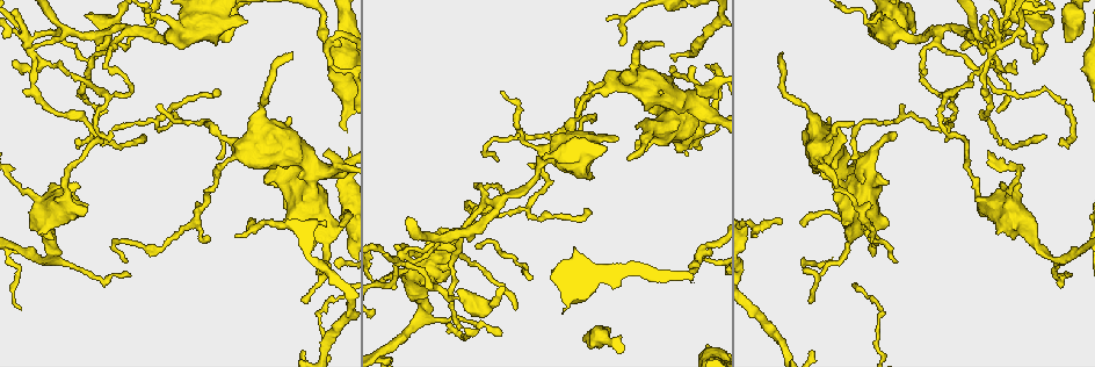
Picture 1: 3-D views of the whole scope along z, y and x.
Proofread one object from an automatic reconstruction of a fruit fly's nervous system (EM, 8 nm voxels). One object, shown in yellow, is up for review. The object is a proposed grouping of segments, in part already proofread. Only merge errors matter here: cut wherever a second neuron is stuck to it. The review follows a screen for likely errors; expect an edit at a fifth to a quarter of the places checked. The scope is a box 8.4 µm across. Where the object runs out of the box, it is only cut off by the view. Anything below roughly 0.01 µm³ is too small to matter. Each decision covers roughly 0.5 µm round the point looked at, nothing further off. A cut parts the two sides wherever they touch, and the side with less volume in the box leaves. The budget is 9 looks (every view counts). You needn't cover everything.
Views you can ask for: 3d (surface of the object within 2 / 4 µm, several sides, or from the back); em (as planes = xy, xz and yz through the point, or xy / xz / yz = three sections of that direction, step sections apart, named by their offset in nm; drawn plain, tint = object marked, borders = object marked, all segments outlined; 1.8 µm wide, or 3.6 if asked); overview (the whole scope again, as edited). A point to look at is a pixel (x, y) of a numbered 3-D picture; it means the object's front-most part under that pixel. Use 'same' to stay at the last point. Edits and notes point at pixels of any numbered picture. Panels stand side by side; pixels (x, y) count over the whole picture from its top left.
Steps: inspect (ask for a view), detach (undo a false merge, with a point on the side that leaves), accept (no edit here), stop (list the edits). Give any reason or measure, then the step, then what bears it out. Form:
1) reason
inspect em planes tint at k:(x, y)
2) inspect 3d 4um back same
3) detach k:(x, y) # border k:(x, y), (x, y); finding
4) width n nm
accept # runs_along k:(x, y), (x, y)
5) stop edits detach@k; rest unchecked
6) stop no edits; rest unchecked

three-way junction
inspect em 3.6um planes tint at 1:(992, 43)

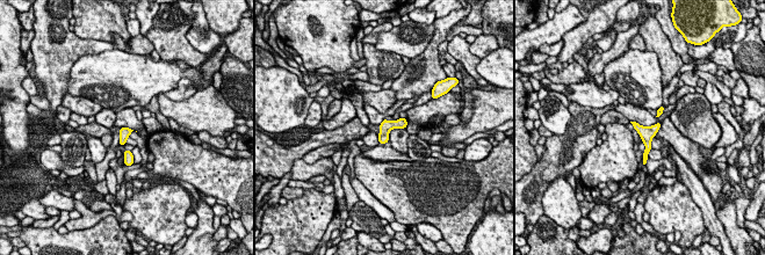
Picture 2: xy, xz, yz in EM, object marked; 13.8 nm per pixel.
accept # continuous, no second neuron

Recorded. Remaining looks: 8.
arms run side by side
inspect 3d 4um at 1:(124, 32)

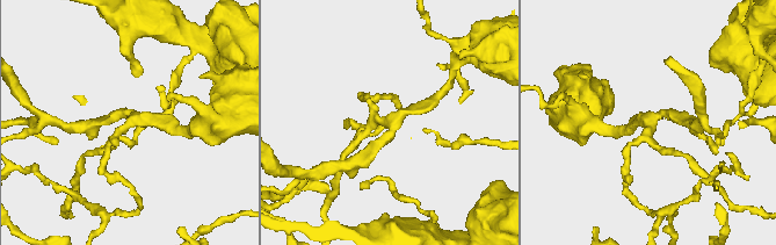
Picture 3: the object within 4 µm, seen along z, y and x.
arms 4
inspect em xz step 8 tint at 3:(650, 119)

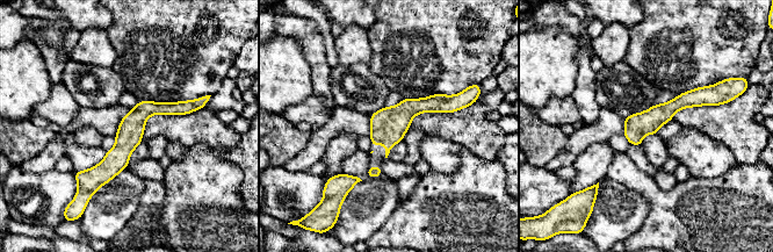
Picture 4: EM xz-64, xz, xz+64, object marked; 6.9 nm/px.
accept # runs_along 4:(193, 103), (150, 108), (98, 174), (78, 174); all the same neuron

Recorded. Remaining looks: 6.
three arms meet
inspect em planes tint at 1:(104, 134)

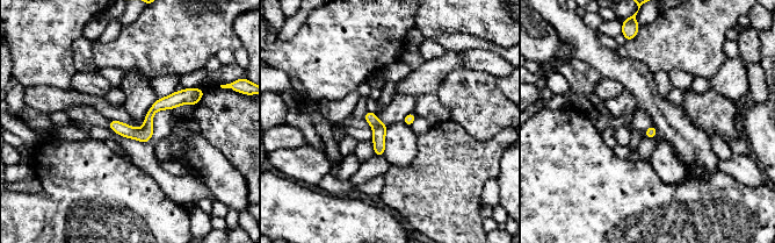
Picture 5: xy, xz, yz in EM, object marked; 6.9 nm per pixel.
accept # runs_along 5:(195, 98), (158, 105), (140, 131), (111, 124); one neuron here

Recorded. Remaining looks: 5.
a narrow waist
inspect em xy step 16 tint at 1:(88, 58)

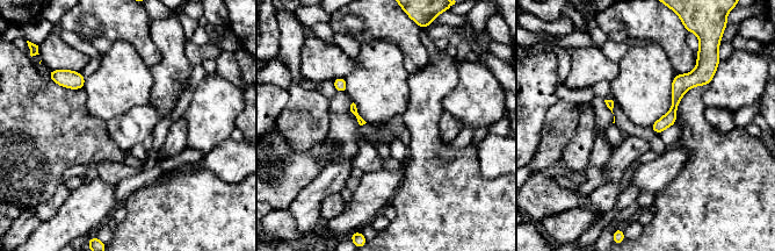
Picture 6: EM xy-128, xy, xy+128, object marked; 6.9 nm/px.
accept # runs_along 6:(693, 76), (657, 129); continuous, no second neuron

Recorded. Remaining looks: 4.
stop no edits; rest unchecked

